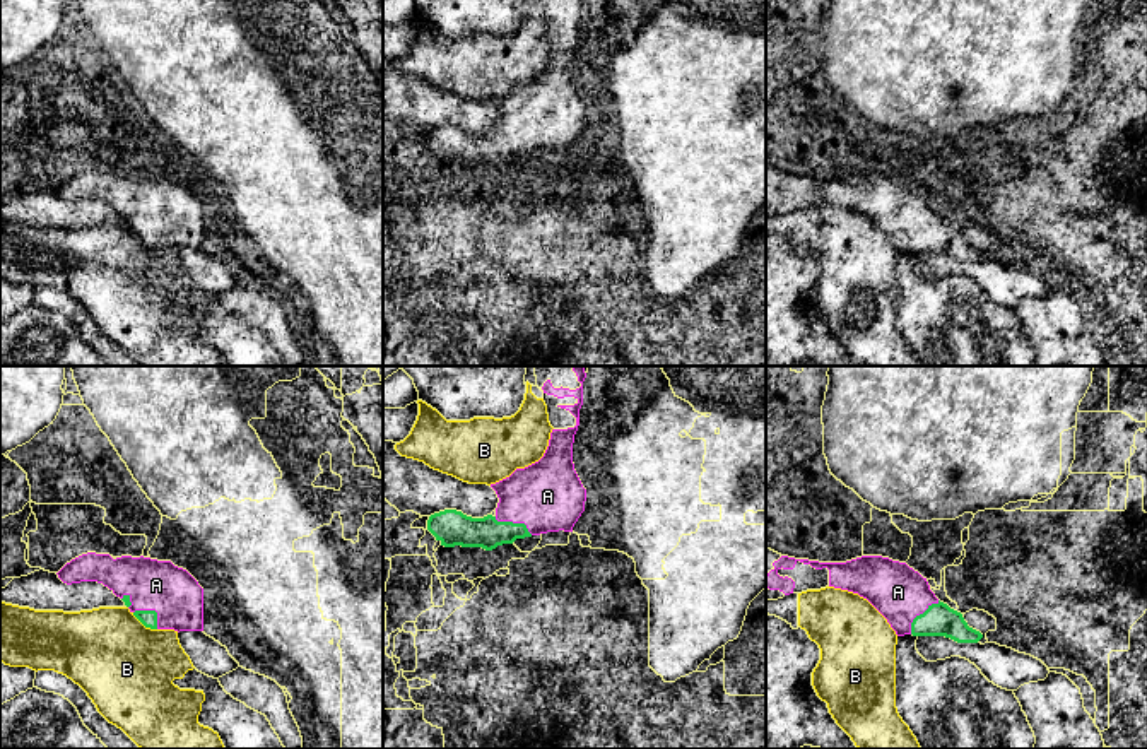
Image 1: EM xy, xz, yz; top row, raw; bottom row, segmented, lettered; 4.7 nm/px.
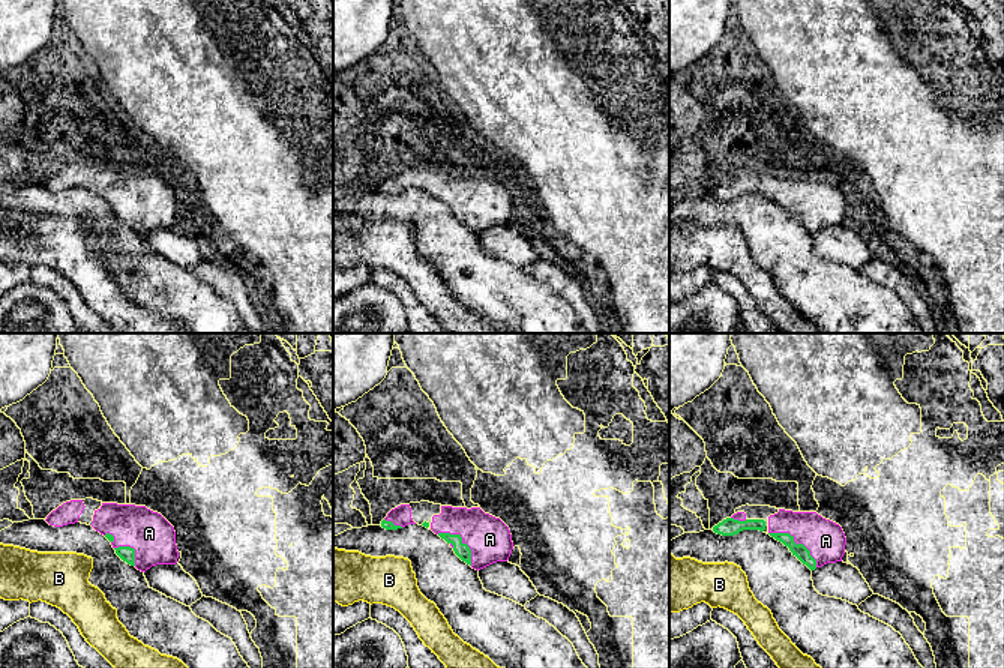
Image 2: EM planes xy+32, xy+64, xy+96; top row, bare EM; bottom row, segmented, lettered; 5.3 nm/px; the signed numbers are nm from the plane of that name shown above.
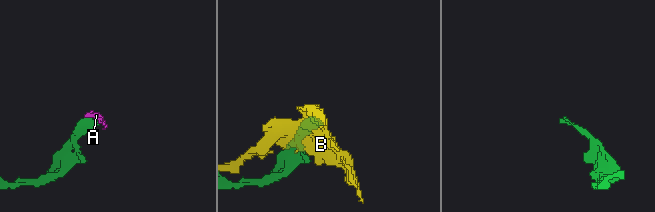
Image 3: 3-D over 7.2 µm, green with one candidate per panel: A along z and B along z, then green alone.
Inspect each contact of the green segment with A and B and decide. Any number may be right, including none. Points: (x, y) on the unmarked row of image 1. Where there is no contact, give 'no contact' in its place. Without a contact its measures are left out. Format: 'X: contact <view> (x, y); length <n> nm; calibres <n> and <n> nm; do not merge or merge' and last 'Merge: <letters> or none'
A: contact yz (920, 231); length 220 nm; calibres 160 and 260 nm; merge
B: contact xy (144, 241); length 150 nm; calibres 80 and 440 nm; do not merge
Merge: A

